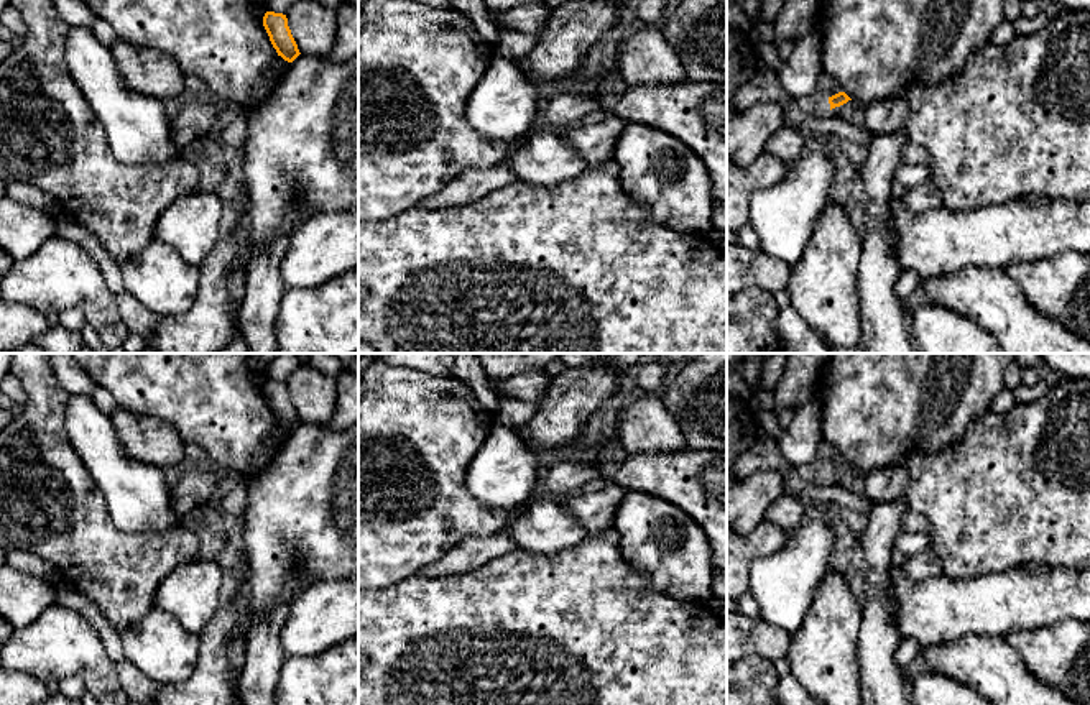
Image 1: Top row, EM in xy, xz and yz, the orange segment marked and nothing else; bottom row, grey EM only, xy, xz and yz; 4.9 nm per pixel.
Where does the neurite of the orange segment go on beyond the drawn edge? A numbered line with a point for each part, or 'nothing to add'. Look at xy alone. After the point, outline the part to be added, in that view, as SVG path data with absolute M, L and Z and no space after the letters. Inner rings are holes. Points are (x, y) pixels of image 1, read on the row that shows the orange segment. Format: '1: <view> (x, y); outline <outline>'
nothing to add

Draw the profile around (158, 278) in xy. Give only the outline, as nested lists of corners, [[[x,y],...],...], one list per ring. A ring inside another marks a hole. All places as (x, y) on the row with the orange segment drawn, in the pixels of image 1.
[[[151,242],[120,266],[125,293],[156,314],[186,312],[197,293],[201,270],[164,242]]]

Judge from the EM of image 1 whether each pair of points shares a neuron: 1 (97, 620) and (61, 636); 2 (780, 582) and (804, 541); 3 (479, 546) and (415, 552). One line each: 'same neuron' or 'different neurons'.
1: different neurons
2: same neuron
3: different neurons

